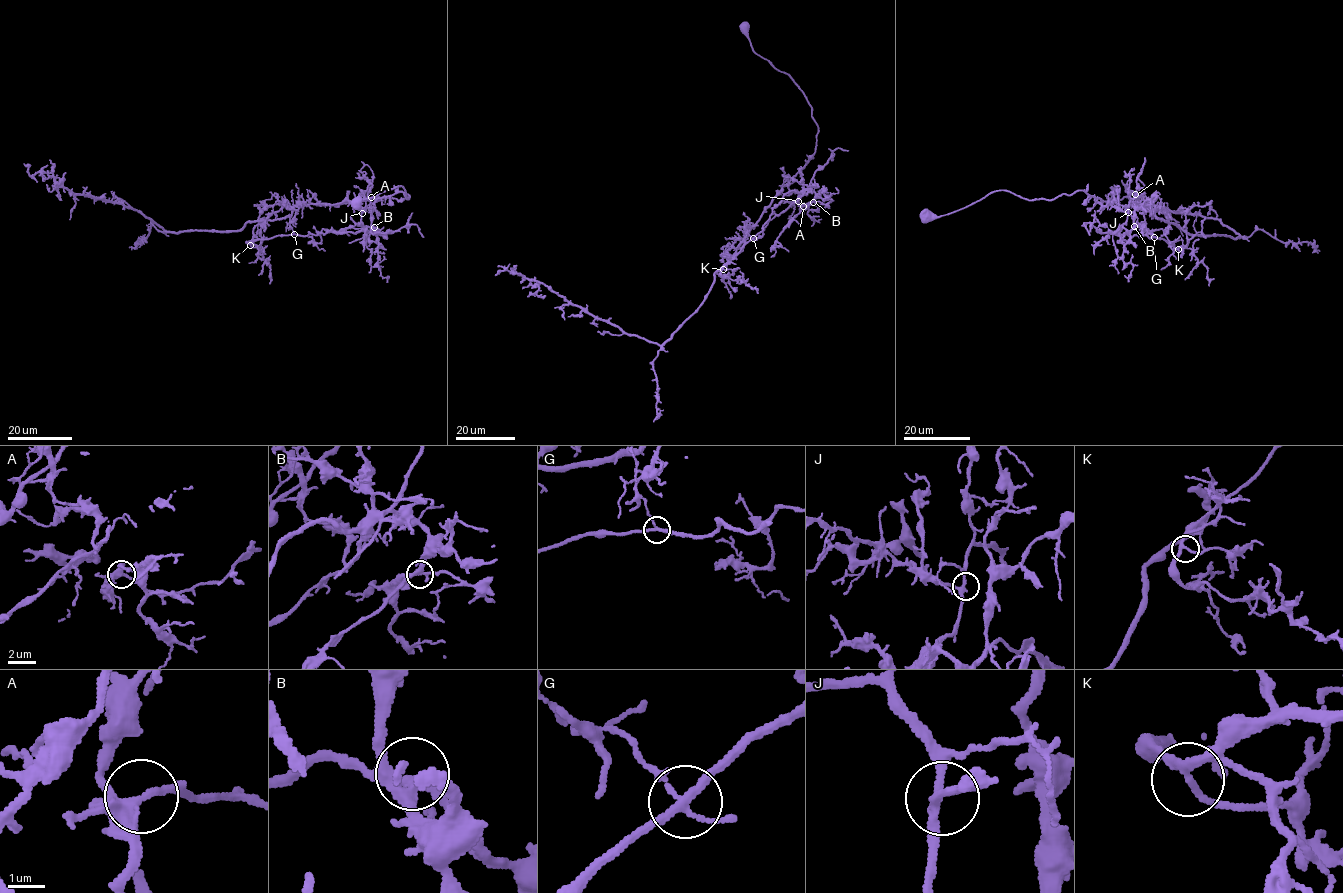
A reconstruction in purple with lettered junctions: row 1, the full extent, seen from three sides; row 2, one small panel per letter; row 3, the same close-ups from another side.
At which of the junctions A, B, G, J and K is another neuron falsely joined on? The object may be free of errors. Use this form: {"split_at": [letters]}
{"split_at": ["G"]}

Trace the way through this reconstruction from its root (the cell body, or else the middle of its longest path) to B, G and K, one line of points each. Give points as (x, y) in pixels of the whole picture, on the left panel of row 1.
B: (357, 204), (403, 187), (408, 199), (402, 192), (358, 203), (363, 210), (364, 228), (375, 232), (374, 227)
G: (357, 204), (397, 186), (409, 197), (402, 192), (303, 205), (290, 223), (294, 234)
K: (357, 204), (397, 186), (409, 197), (402, 192), (303, 205), (290, 223), (292, 234), (250, 245)

